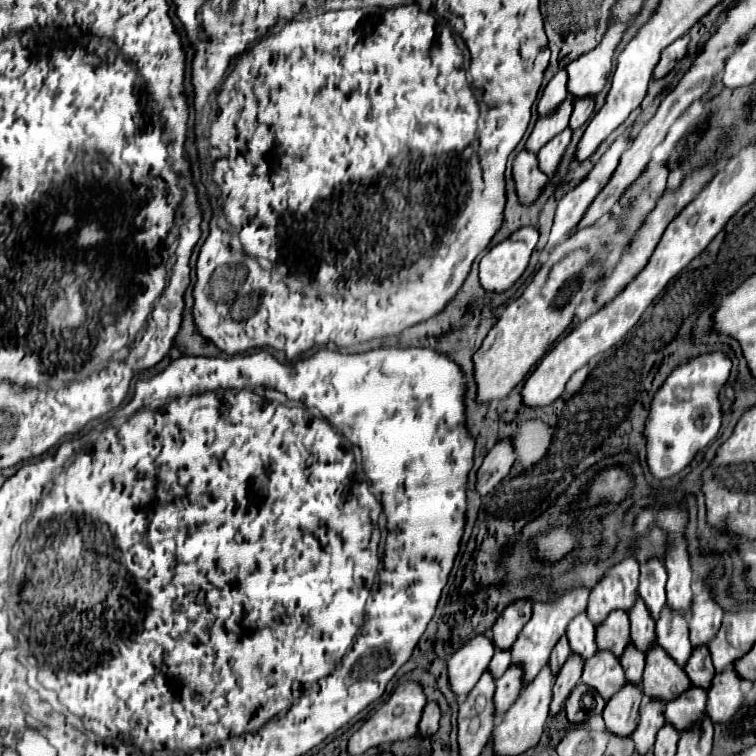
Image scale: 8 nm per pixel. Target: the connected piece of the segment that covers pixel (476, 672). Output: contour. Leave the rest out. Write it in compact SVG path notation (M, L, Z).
M475 634L471 640L467 640L449 660L449 682L457 696L467 696L467 692L477 684L479 676L485 672L485 668L491 662L491 656L495 652L495 644L491 644L489 634Z

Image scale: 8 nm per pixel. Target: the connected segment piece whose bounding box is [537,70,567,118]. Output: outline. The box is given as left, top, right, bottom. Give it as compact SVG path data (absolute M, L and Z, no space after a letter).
M565 70L557 72L553 76L553 80L547 84L547 88L543 90L543 96L541 96L539 104L537 104L537 112L539 112L541 118L549 116L565 100L565 96L567 96L565 84L567 84L567 72Z

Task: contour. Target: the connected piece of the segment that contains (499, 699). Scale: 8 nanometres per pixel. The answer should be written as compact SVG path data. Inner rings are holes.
M511 664L507 672L497 680L497 690L495 690L497 714L505 712L517 700L519 692L523 690L523 680L519 680L519 672L521 668L515 668L515 664Z

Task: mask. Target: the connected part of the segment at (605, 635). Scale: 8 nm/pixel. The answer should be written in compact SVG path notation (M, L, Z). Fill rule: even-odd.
M611 612L611 616L607 616L603 624L597 624L595 630L595 642L599 650L611 650L613 654L621 656L625 646L631 642L627 612Z

